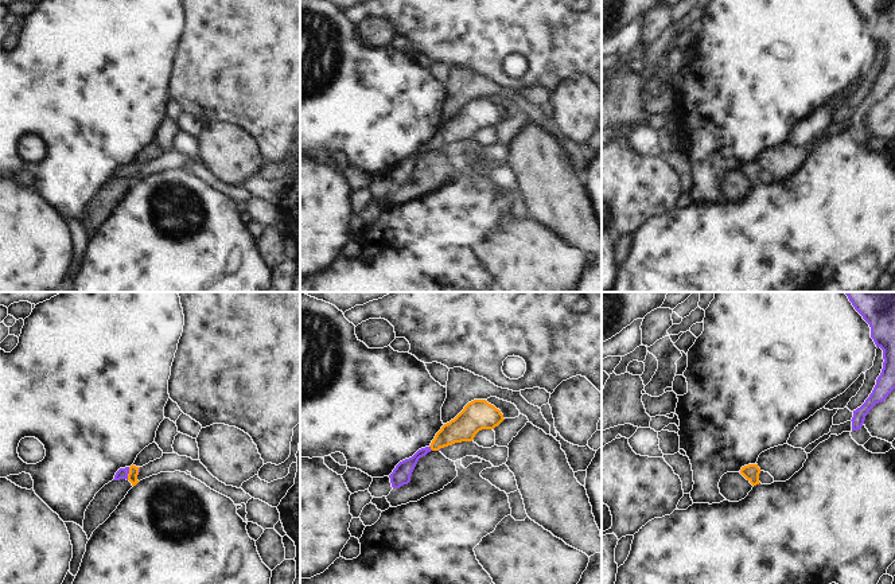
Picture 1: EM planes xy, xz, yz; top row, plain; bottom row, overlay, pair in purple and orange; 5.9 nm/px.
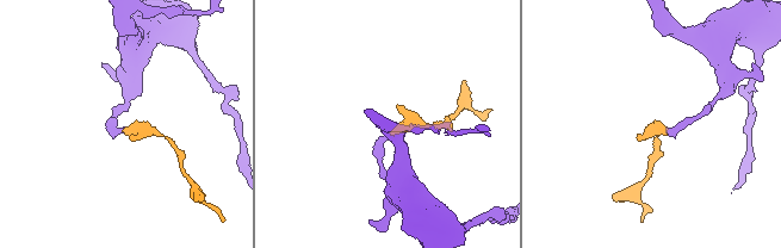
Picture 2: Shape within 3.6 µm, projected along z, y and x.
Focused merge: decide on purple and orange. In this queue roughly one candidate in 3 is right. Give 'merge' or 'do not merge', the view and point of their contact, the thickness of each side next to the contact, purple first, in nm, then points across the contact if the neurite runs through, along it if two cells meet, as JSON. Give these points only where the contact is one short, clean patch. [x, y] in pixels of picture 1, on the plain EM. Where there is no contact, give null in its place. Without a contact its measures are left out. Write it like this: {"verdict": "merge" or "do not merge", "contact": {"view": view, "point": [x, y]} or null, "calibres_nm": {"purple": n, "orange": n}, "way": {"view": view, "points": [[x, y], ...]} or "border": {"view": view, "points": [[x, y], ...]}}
{"verdict": "merge", "contact": {"view": "xy", "point": [128, 171]}, "calibres_nm": {"purple": 60, "orange": 60}, "way": {"view": "xy", "points": [[123, 171], [128, 171], [133, 170]]}}

